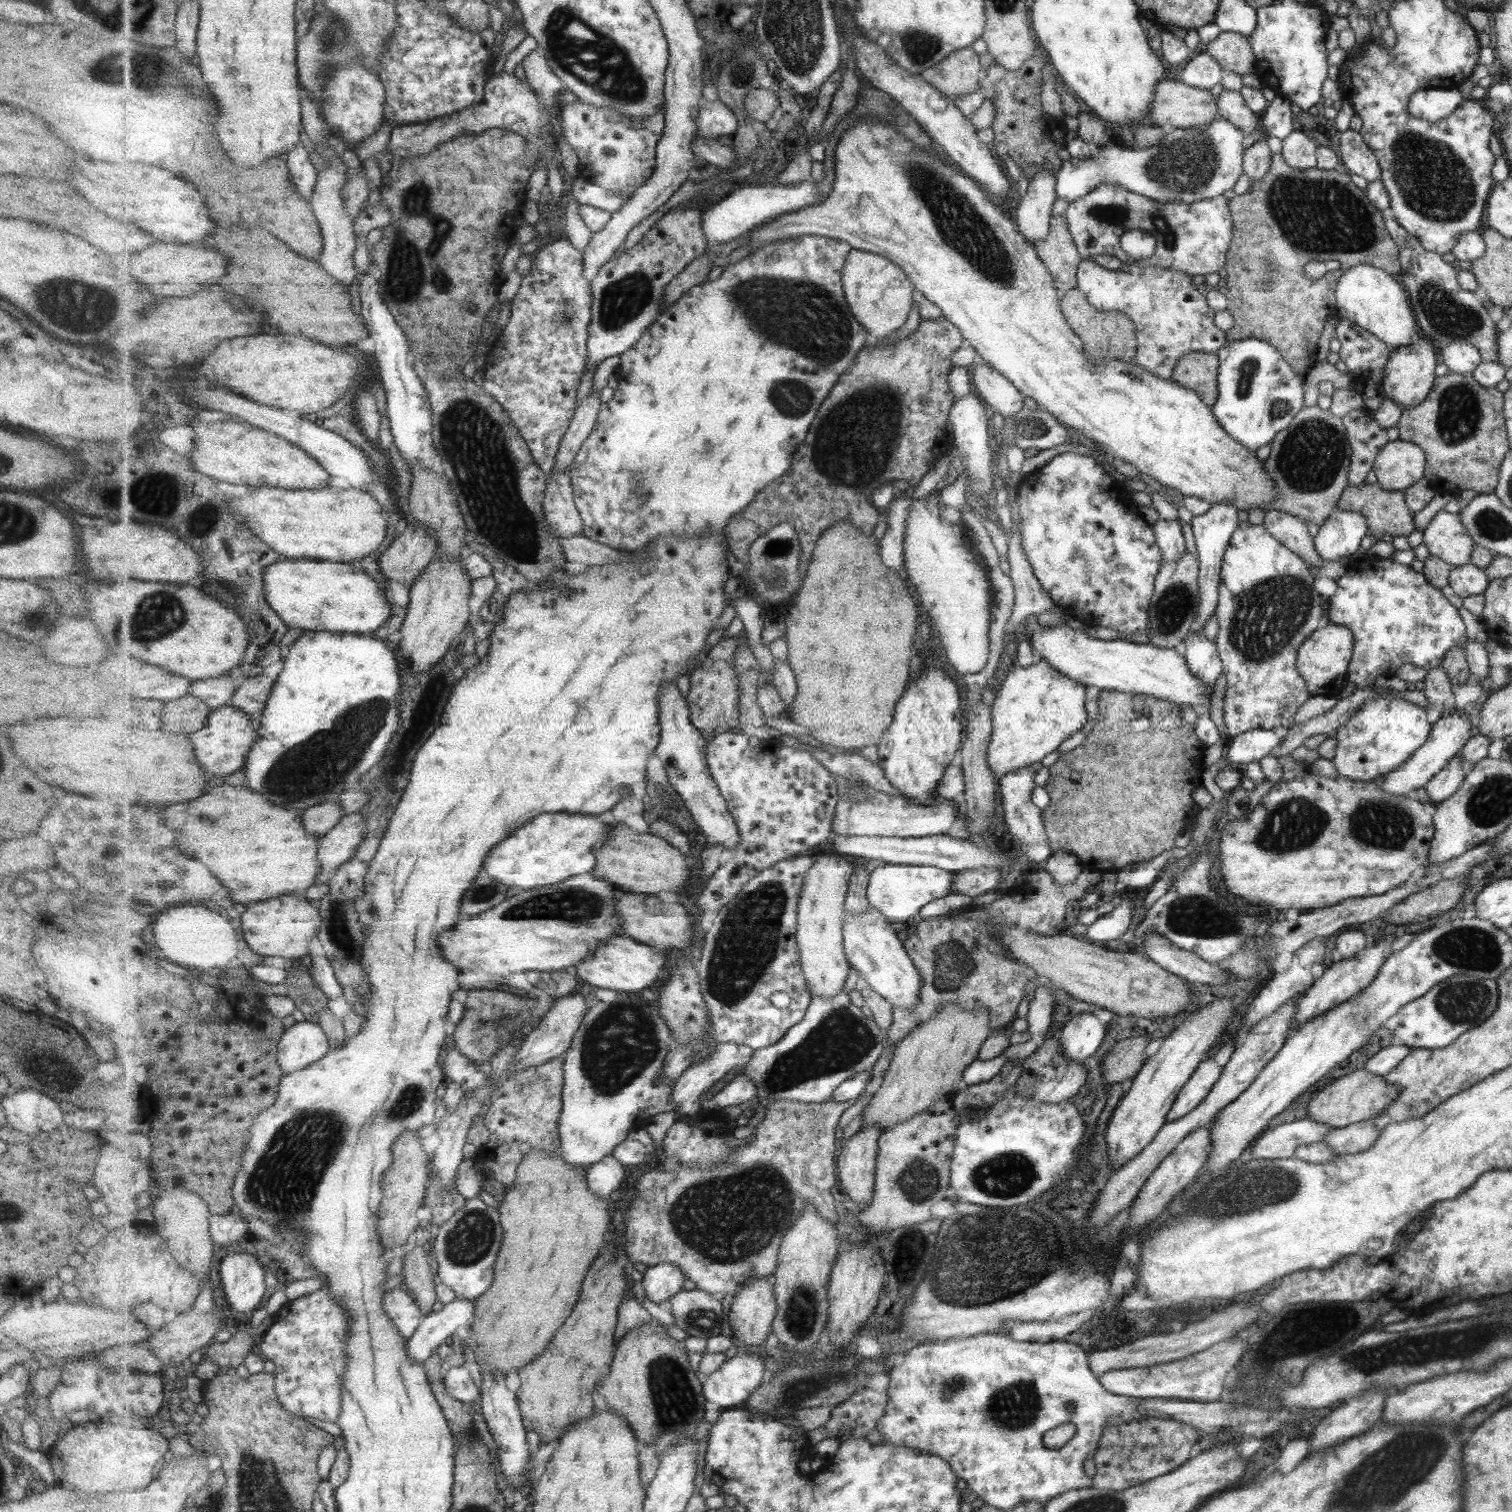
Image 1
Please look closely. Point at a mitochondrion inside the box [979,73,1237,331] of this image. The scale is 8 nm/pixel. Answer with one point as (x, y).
(1189, 165)

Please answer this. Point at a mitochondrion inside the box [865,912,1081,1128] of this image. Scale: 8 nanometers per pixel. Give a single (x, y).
(954, 961)

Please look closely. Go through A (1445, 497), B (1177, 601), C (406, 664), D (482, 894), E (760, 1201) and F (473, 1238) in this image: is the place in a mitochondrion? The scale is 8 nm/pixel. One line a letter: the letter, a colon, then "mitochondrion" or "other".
A: other
B: mitochondrion
C: other
D: mitochondrion
E: mitochondrion
F: mitochondrion

